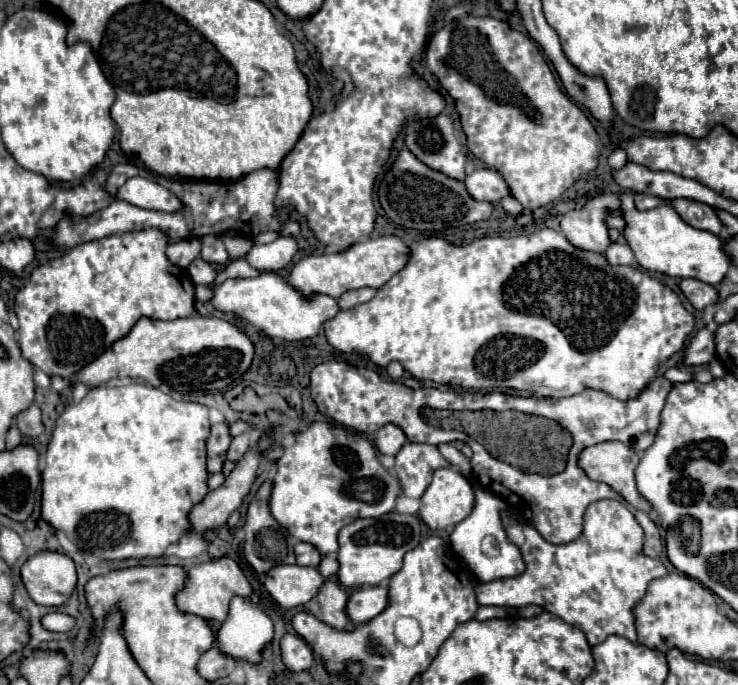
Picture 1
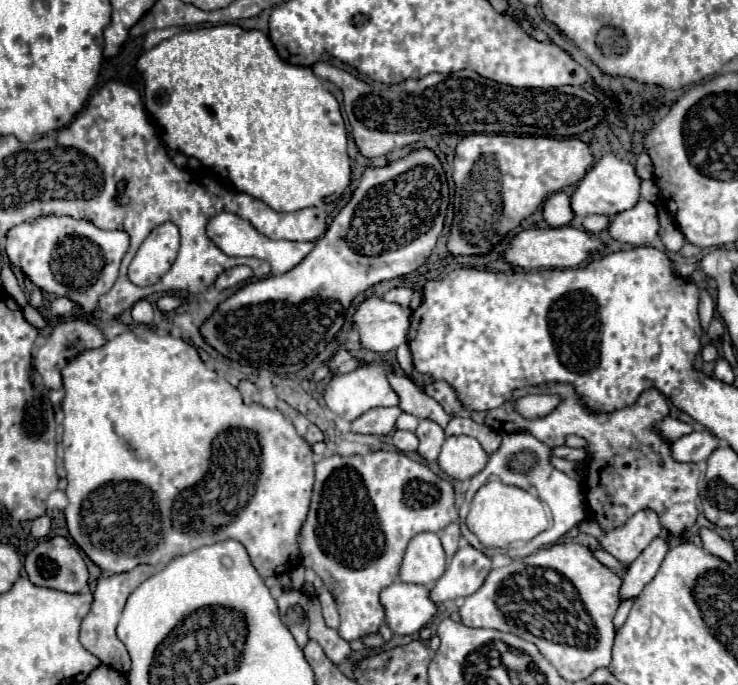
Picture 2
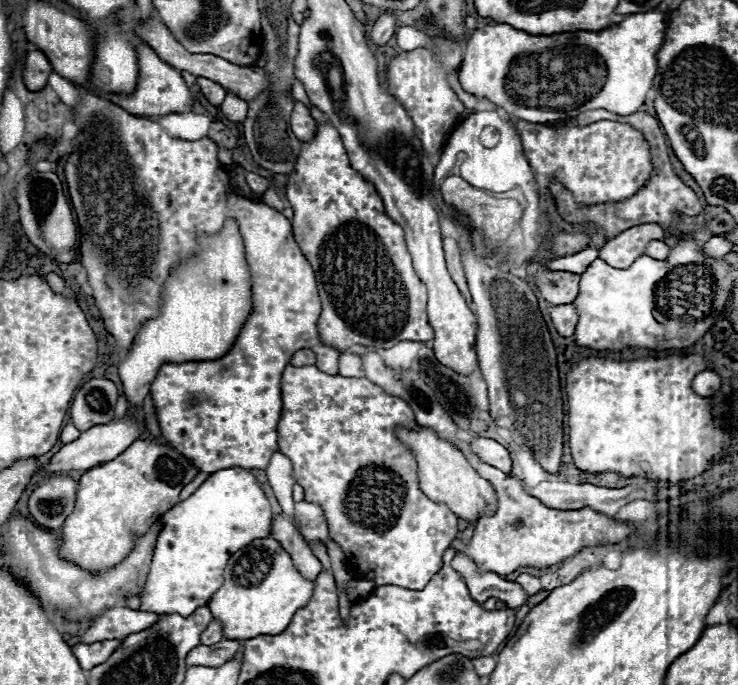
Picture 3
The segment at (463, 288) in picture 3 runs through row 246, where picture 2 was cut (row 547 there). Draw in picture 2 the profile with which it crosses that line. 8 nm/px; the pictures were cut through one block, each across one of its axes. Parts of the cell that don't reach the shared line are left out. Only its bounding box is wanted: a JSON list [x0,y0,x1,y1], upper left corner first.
[440,524,462,558]

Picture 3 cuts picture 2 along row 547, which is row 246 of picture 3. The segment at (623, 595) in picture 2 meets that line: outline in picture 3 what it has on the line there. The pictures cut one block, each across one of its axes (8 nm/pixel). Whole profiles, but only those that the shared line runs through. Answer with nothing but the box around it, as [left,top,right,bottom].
[646,240,670,260]

